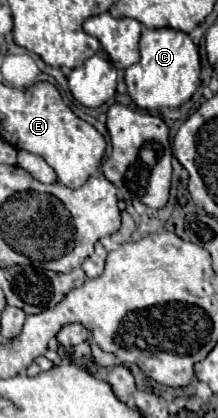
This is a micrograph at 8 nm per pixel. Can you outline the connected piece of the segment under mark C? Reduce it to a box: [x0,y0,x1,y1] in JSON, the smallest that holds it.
[126,28,200,110]

